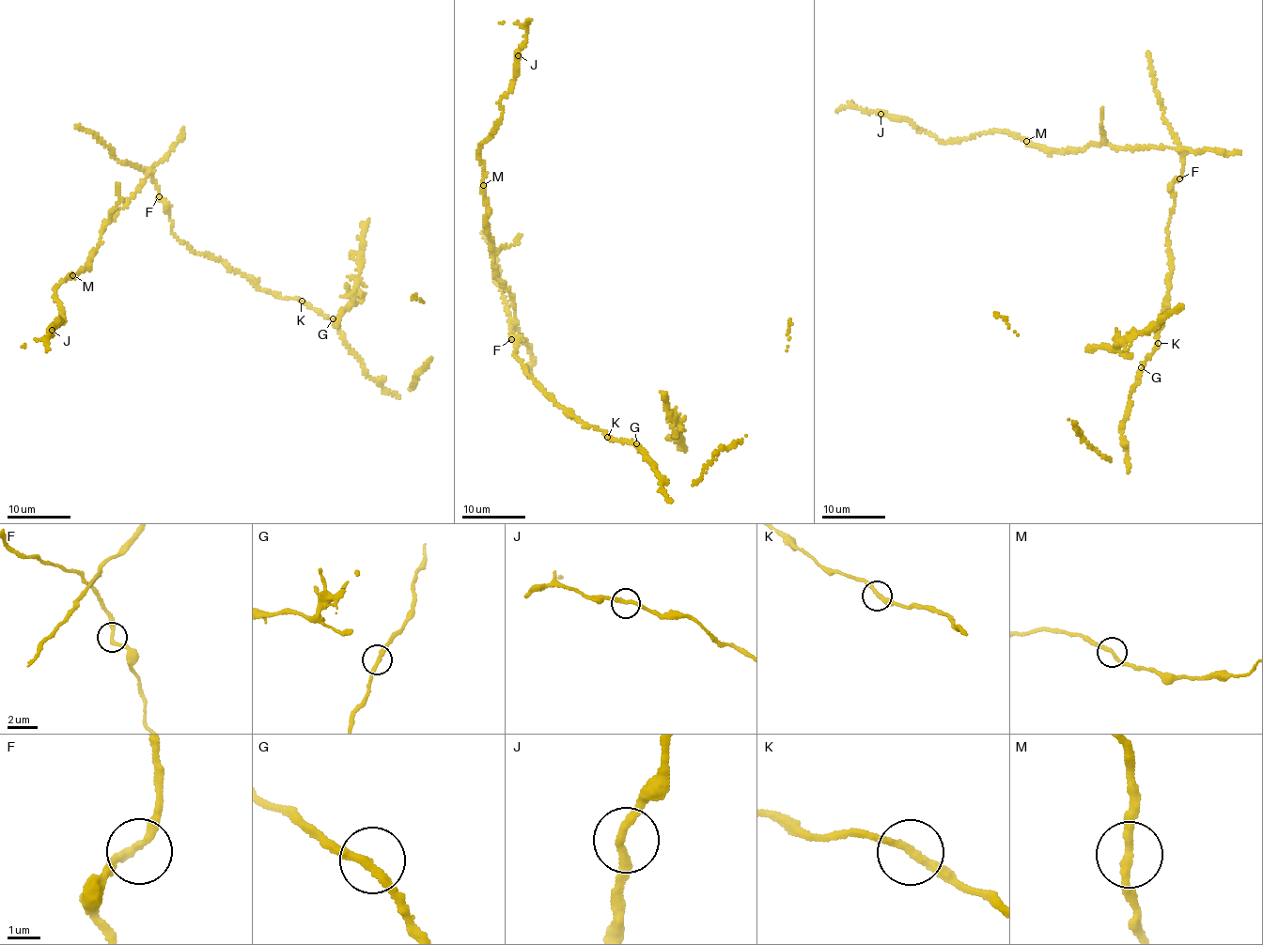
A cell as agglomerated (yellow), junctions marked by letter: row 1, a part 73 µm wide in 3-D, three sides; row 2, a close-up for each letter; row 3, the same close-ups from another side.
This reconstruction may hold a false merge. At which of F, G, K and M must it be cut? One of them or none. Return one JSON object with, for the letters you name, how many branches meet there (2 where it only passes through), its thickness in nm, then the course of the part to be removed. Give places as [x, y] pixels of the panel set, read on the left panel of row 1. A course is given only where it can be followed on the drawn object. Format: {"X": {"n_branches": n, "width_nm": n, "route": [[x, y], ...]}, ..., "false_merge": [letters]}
{"false_merge": []}

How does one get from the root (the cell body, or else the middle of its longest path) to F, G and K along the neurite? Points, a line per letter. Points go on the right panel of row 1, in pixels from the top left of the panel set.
F: (1169, 236), (1174, 205), (1172, 185), (1179, 178)
G: (1169, 236), (1170, 289), (1153, 351), (1141, 367)
K: (1169, 236), (1170, 289), (1156, 333), (1158, 343)

